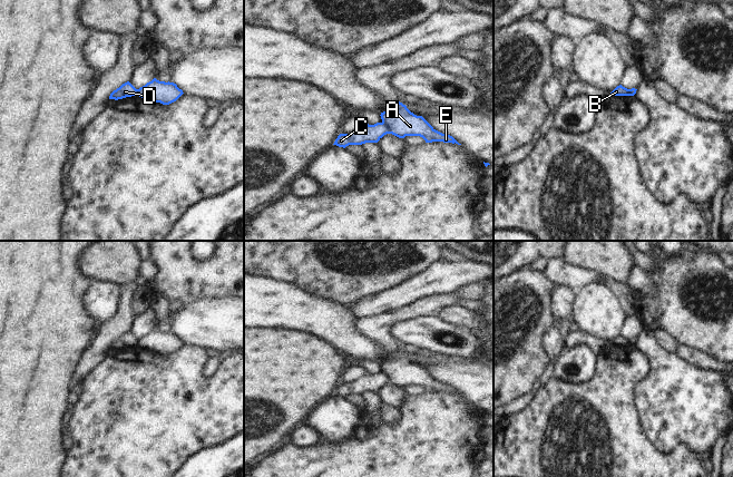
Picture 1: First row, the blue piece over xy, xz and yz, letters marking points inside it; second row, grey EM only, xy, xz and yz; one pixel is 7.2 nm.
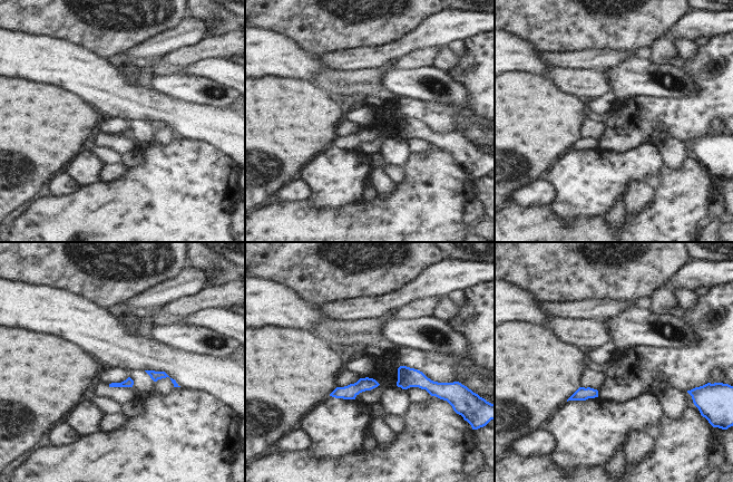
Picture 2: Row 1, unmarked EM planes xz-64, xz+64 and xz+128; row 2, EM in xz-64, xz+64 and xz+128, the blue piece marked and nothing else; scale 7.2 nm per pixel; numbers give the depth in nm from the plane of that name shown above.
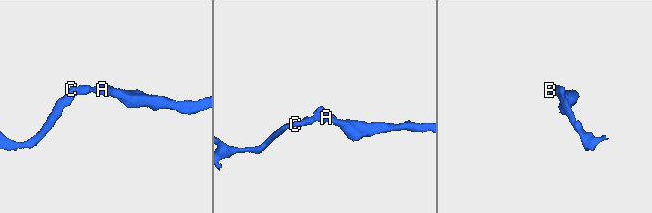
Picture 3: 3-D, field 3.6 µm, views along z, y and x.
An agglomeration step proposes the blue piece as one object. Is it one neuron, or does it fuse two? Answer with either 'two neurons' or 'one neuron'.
two neurons

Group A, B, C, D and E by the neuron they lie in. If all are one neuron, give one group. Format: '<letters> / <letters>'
A B E / C D

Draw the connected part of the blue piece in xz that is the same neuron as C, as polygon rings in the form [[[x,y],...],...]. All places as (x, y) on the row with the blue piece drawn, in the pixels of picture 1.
[[[383,123],[368,124],[350,134],[340,134],[333,145],[345,148],[349,145],[378,143],[387,134],[389,128]]]

